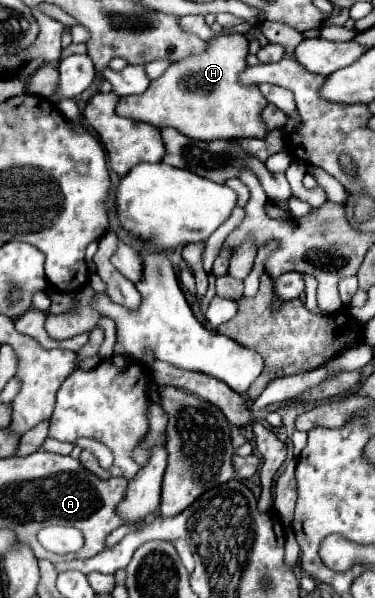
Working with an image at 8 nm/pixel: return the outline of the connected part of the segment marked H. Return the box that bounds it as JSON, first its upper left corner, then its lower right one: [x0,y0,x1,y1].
[117,34,269,140]

